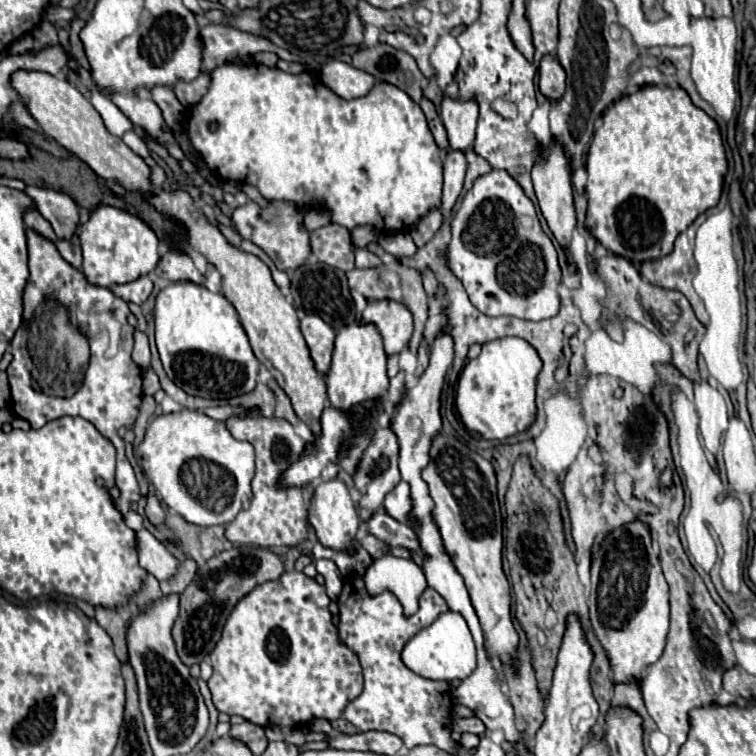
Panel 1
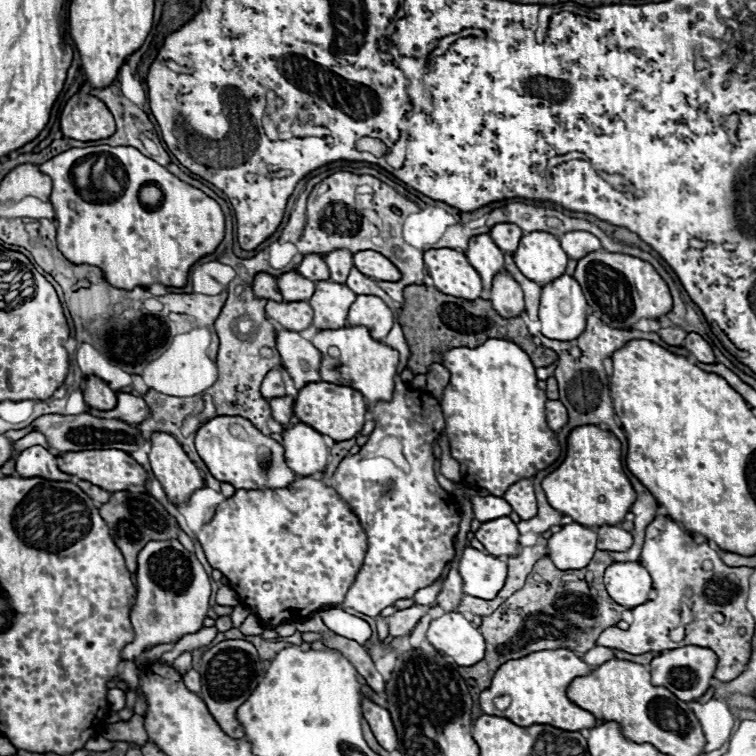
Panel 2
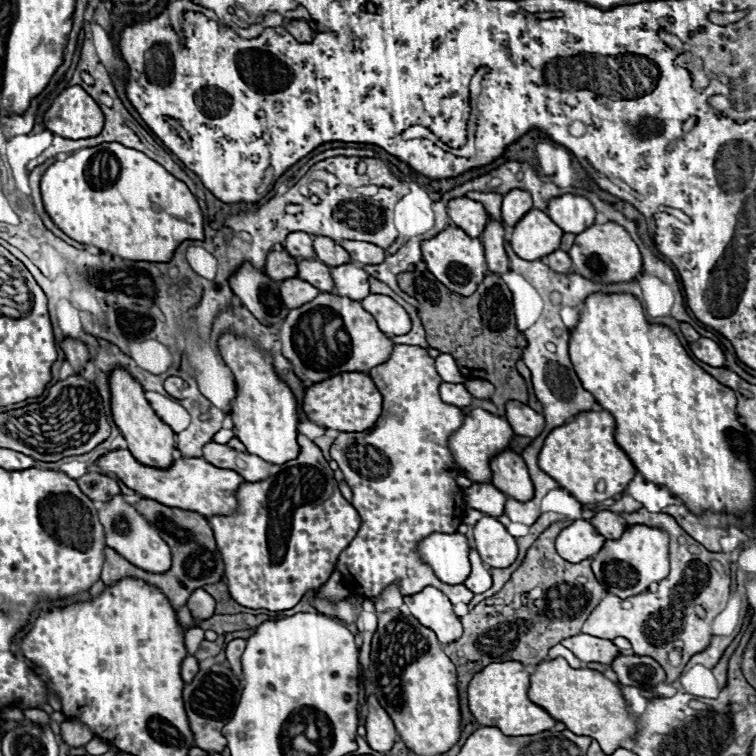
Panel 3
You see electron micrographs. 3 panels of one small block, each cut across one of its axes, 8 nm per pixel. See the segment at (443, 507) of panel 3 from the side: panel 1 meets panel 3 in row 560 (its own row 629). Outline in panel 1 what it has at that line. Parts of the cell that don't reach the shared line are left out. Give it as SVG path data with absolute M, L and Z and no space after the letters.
M358 576L352 580L344 580L338 606L340 606L340 622L338 622L340 642L346 644L358 656L364 672L364 690L358 698L348 702L344 718L364 732L366 730L392 732L402 738L406 748L414 748L420 744L434 744L440 750L458 754L460 748L450 738L452 732L450 684L432 682L428 678L414 674L412 670L406 668L406 664L400 658L406 642L448 610L444 598L436 590L426 588L424 594L420 596L420 610L414 616L406 618L402 614L398 598L392 592L370 596L364 588L362 578Z

